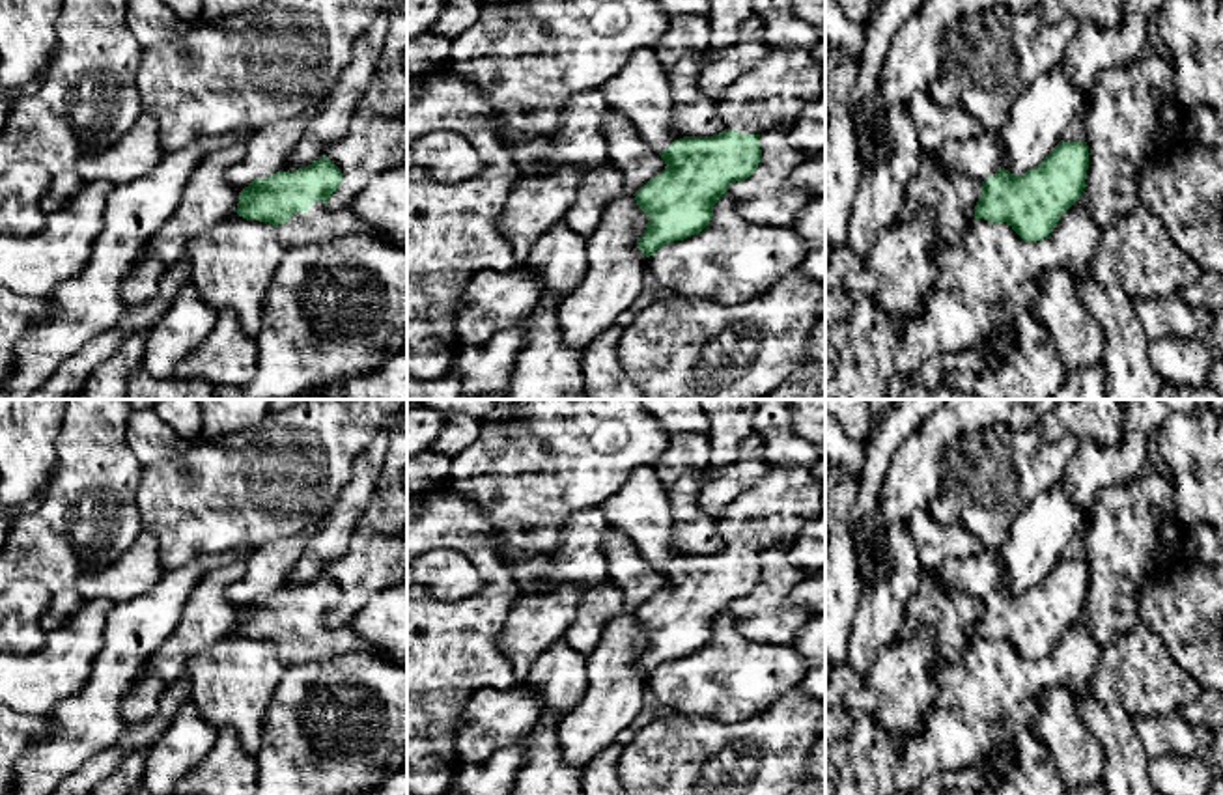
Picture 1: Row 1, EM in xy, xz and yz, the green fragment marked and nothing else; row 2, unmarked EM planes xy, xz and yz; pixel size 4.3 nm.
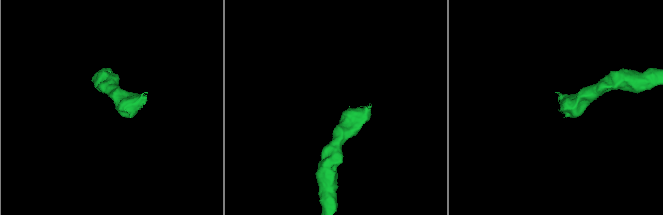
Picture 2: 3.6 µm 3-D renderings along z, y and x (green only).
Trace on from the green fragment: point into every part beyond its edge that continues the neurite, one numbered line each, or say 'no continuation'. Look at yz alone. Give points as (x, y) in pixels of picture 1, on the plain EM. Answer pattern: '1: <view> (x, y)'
no continuation

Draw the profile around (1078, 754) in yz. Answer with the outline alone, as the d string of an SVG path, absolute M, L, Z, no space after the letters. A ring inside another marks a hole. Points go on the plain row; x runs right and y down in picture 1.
M1053 687L1040 694L1040 709L1031 732L1051 754L1066 788L1104 780L1104 748L1081 720L1070 690Z

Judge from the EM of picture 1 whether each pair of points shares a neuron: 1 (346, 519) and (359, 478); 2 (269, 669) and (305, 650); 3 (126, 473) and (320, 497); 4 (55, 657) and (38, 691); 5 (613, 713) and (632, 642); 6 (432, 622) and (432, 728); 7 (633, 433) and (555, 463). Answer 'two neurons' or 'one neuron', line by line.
1: one neuron
2: two neurons
3: two neurons
4: one neuron
5: one neuron
6: one neuron
7: one neuron

